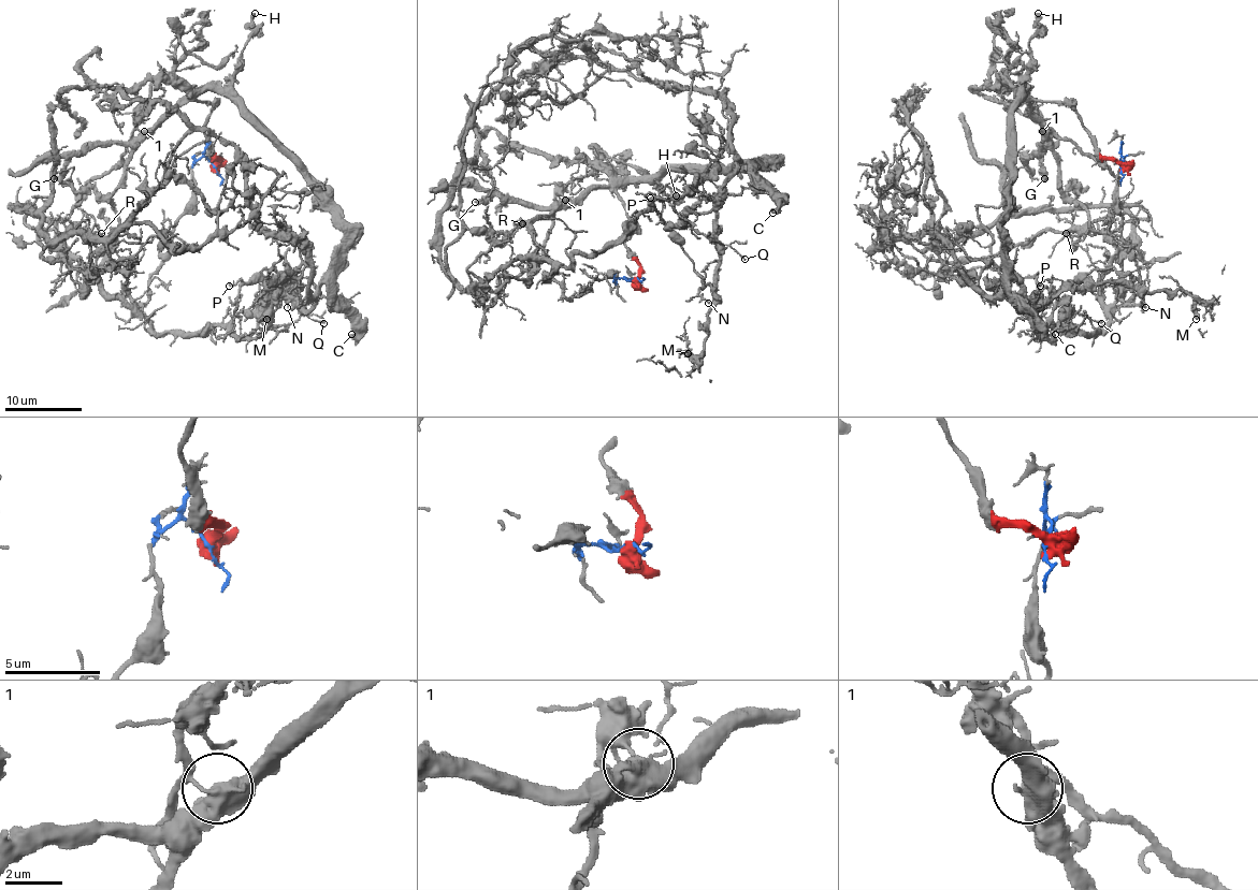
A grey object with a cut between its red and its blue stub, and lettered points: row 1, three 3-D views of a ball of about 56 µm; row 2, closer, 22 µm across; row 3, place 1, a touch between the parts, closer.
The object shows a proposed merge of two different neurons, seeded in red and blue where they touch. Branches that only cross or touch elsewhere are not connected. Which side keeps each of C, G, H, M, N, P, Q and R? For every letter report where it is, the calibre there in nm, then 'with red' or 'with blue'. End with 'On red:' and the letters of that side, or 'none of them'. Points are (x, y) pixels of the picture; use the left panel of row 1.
C: place (351, 334); calibre 320 nm; with red
G: place (54, 178); calibre 440 nm; with red
H: place (255, 13); calibre 400 nm; with red
M: place (266, 319); calibre 360 nm; with red
N: place (287, 307); calibre 120 nm; with blue
P: place (229, 286); calibre 190 nm; with blue
Q: place (323, 323); calibre 130 nm; with blue
R: place (101, 233); calibre 130 nm; with blue
On red: C, G, H, M

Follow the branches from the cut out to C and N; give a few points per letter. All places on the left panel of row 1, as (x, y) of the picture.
C: (214, 169), (212, 107), (196, 98), (221, 89), (343, 232), (335, 300), (350, 335)
N: (214, 166), (192, 166), (194, 204), (134, 308), (158, 333), (205, 333), (273, 267), (287, 308)

